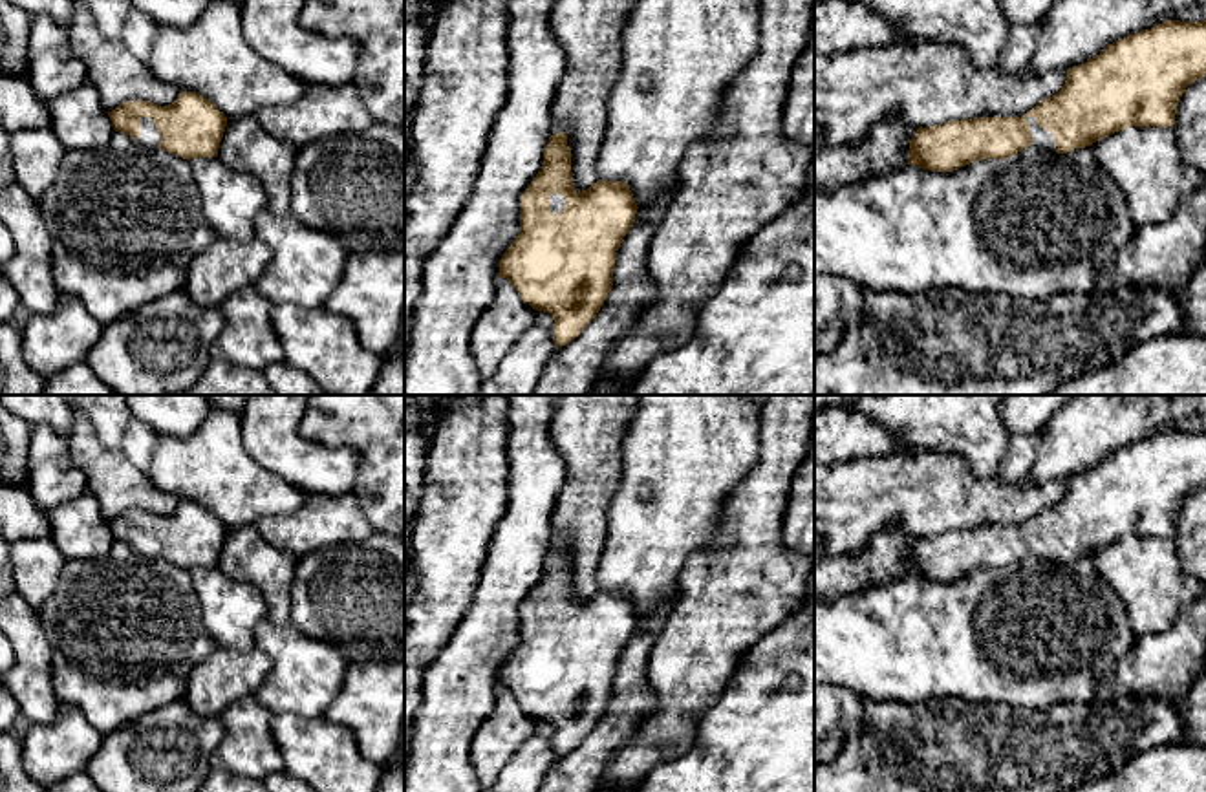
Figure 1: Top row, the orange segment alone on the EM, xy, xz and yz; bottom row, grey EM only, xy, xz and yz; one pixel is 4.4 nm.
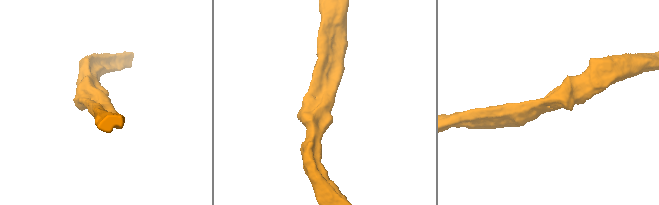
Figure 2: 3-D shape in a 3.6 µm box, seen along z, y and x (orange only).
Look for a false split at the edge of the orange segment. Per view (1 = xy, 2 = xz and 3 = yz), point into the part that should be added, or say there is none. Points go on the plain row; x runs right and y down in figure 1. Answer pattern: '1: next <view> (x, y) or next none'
1: next xy (149, 545)
2: next xz (557, 613)
3: next yz (1042, 549)

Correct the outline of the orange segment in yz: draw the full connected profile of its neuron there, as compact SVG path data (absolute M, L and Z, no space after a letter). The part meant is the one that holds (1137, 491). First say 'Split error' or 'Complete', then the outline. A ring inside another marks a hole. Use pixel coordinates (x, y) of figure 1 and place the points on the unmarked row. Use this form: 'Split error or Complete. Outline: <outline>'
Split error. Outline: M1166 430L1069 477L1063 498L1021 527L919 536L906 574L953 582L979 569L1007 569L1028 554L1069 563L1131 536L1168 538L1186 498L1204 487L1206 430Z

